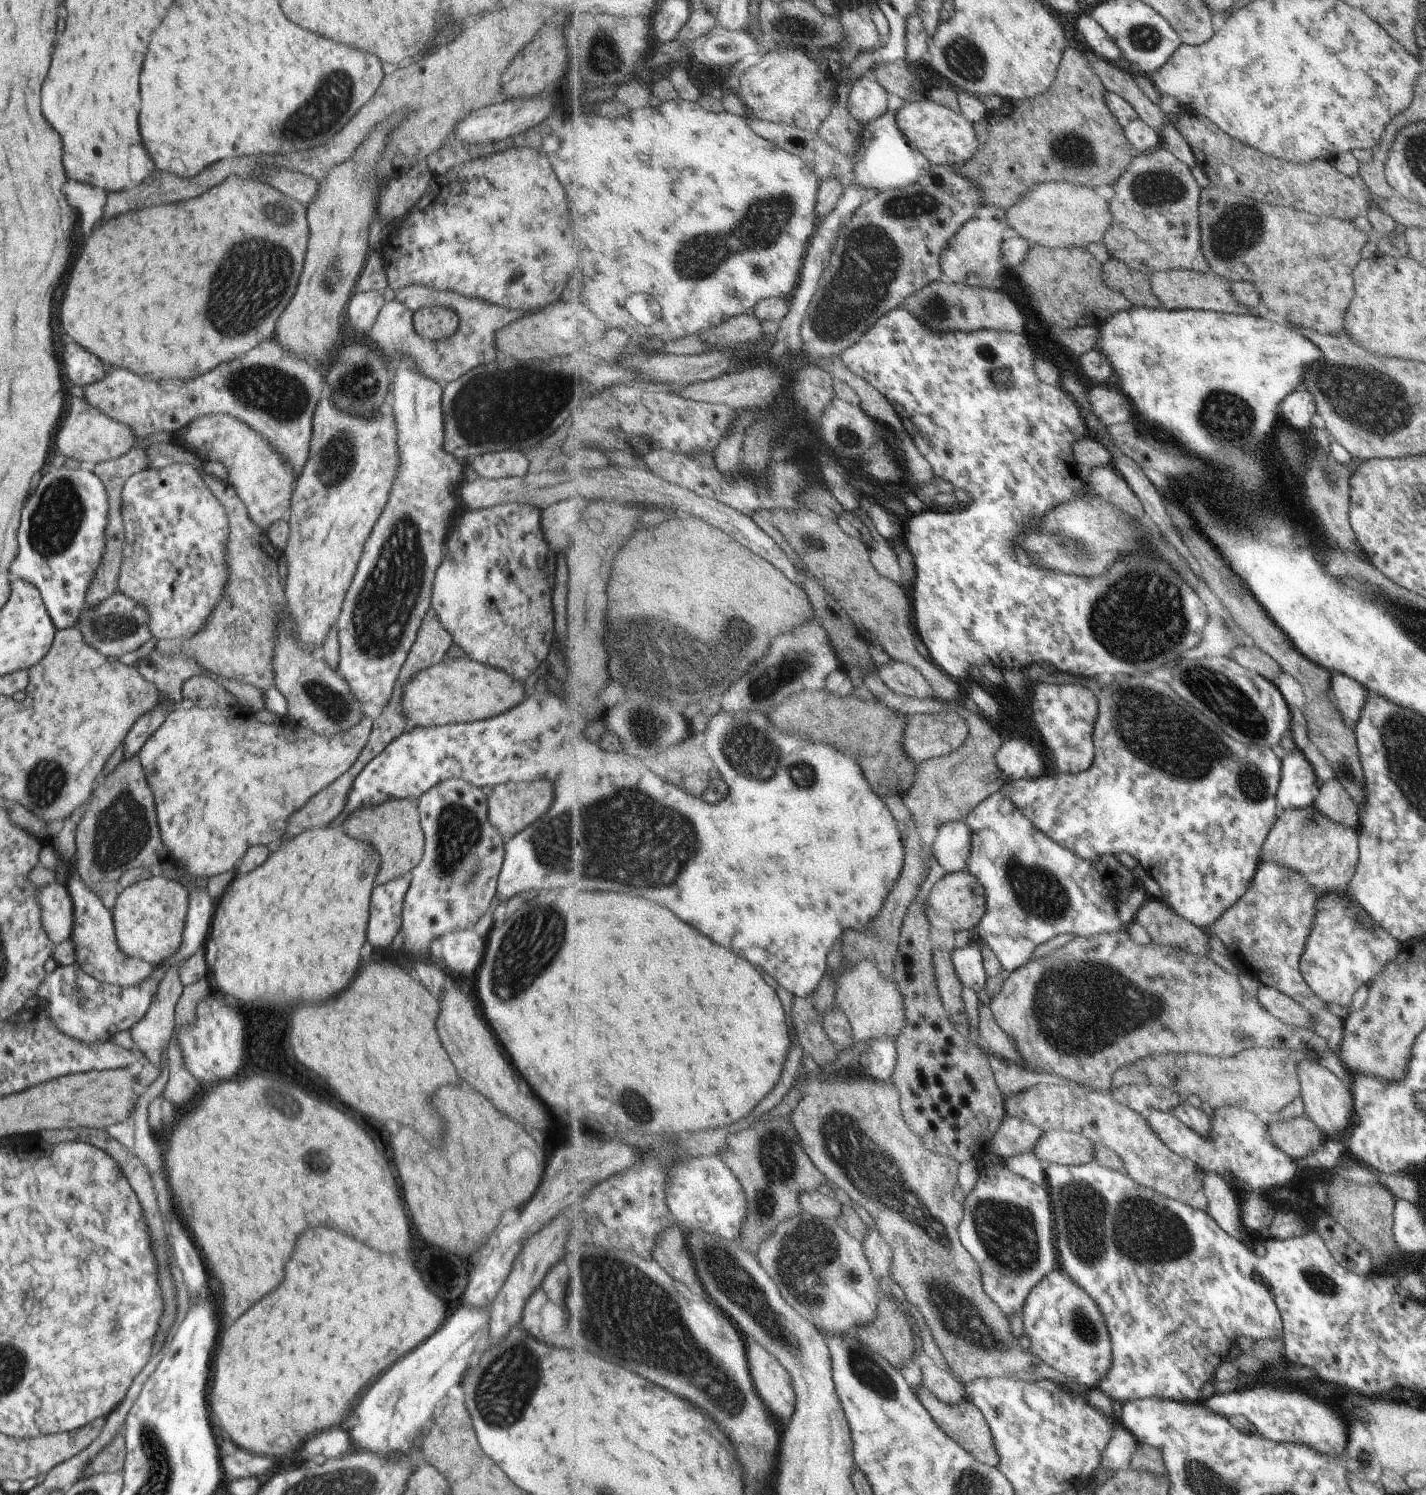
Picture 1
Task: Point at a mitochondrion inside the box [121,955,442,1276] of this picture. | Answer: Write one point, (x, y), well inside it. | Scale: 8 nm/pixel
(281, 1102)

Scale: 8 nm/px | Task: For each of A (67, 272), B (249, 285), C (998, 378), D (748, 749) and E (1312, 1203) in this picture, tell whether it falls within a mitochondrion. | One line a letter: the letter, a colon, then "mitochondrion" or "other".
A: other
B: mitochondrion
C: mitochondrion
D: mitochondrion
E: other

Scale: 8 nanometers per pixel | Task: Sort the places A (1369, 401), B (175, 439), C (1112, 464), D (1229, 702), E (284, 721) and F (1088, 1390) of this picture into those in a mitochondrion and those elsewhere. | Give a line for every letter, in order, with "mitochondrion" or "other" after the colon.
A: mitochondrion
B: other
C: other
D: mitochondrion
E: other
F: other

